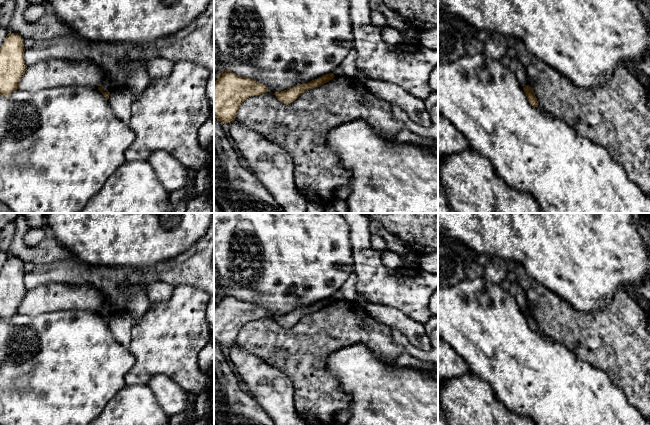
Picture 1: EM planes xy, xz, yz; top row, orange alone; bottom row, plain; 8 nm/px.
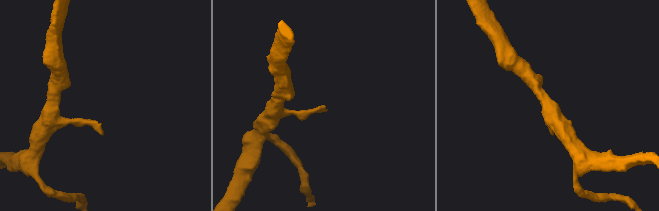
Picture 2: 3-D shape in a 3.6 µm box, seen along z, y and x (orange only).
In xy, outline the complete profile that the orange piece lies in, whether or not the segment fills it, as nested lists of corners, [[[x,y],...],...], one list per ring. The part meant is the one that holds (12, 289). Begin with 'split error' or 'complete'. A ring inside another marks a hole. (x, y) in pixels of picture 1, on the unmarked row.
complete; [[[8,257],[0,272],[0,319],[9,322],[10,318],[19,313],[19,305],[27,292],[24,285],[24,262],[19,257]]]

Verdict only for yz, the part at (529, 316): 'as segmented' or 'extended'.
as segmented

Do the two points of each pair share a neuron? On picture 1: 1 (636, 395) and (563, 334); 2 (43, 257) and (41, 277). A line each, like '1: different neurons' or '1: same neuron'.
1: same neuron
2: different neurons

